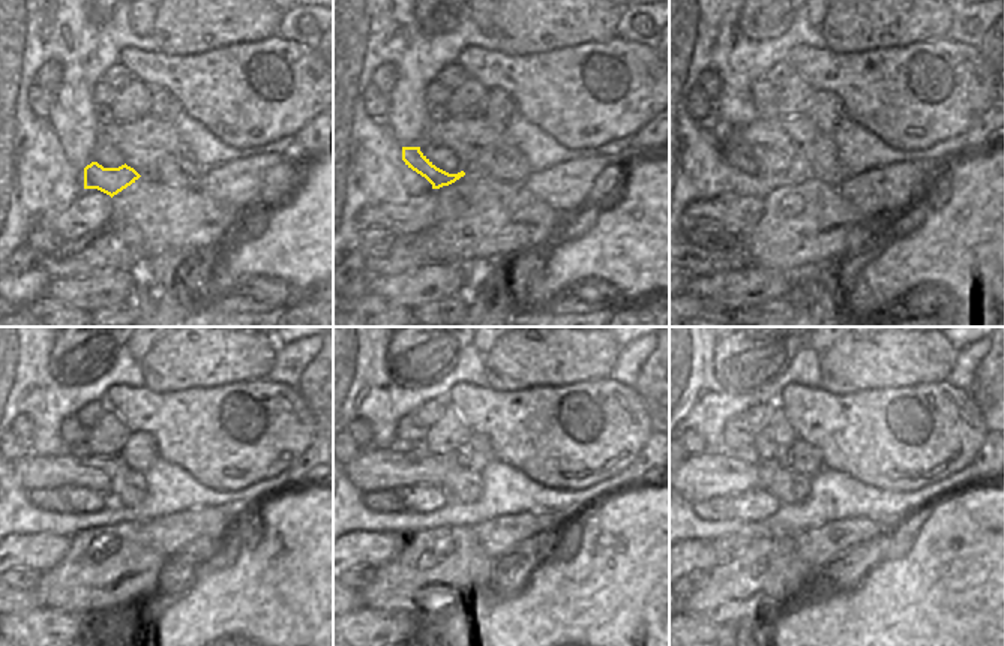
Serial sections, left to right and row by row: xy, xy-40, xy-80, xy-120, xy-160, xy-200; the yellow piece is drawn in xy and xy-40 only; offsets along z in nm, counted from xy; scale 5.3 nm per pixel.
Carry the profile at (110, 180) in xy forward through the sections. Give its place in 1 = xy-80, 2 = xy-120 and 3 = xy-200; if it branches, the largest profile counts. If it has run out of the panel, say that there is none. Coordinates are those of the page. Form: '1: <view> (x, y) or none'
1: xy-80 (739, 156)
2: xy-120 (51, 499)
3: xy-200 (713, 508)

